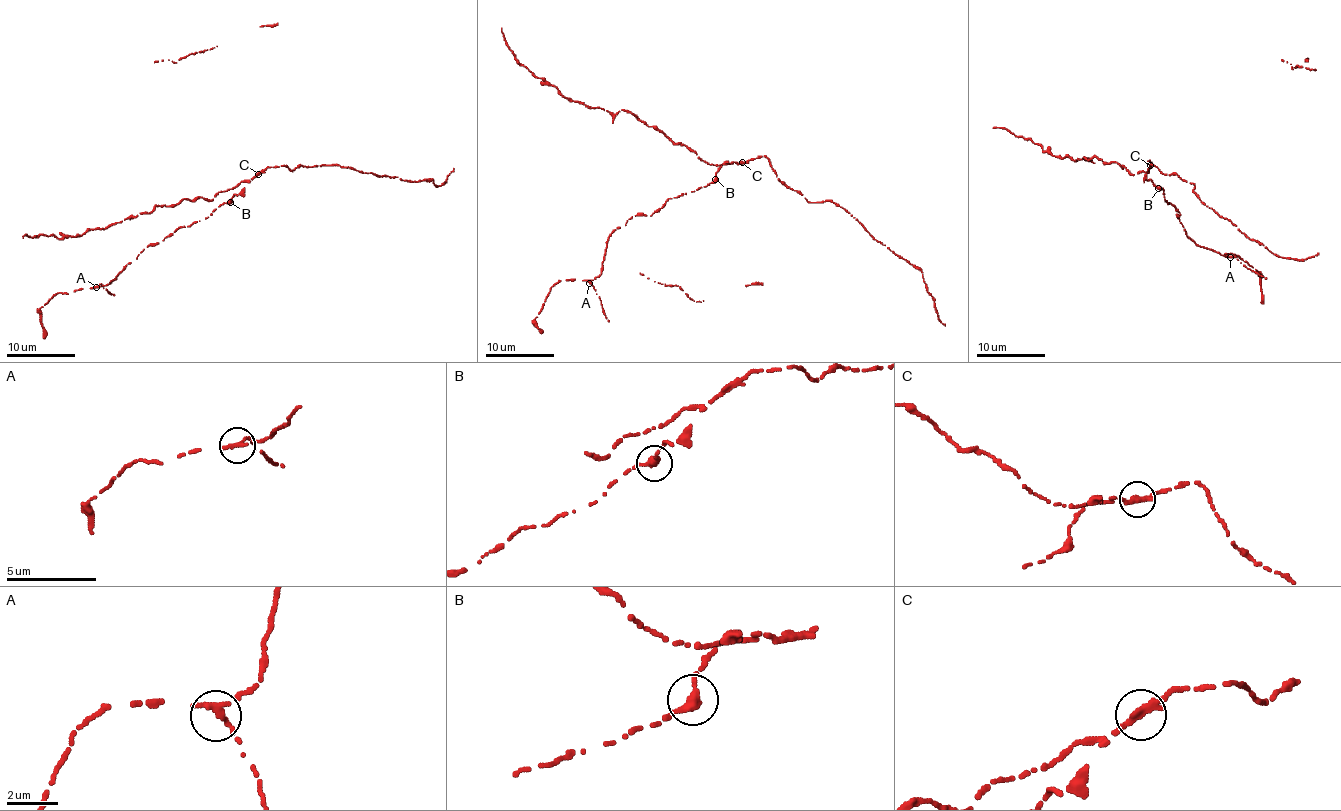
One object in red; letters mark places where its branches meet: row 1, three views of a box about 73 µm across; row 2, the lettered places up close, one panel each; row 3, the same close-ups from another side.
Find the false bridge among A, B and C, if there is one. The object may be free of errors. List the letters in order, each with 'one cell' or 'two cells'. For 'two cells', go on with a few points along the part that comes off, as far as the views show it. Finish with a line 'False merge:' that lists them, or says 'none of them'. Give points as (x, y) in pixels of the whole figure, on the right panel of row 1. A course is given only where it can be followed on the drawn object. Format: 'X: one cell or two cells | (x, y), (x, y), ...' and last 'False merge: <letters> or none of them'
A: one cell
B: one cell
C: two cells | (1151, 165), (1130, 173), (1095, 156), (1061, 158), (1004, 127), (993, 128)
False merge: C

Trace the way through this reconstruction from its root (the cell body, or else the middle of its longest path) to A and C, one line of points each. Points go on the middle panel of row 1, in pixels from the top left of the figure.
A: (718, 171), (707, 185), (617, 227), (605, 247), (602, 271), (589, 283)
C: (718, 171), (725, 162), (723, 164), (742, 163)

